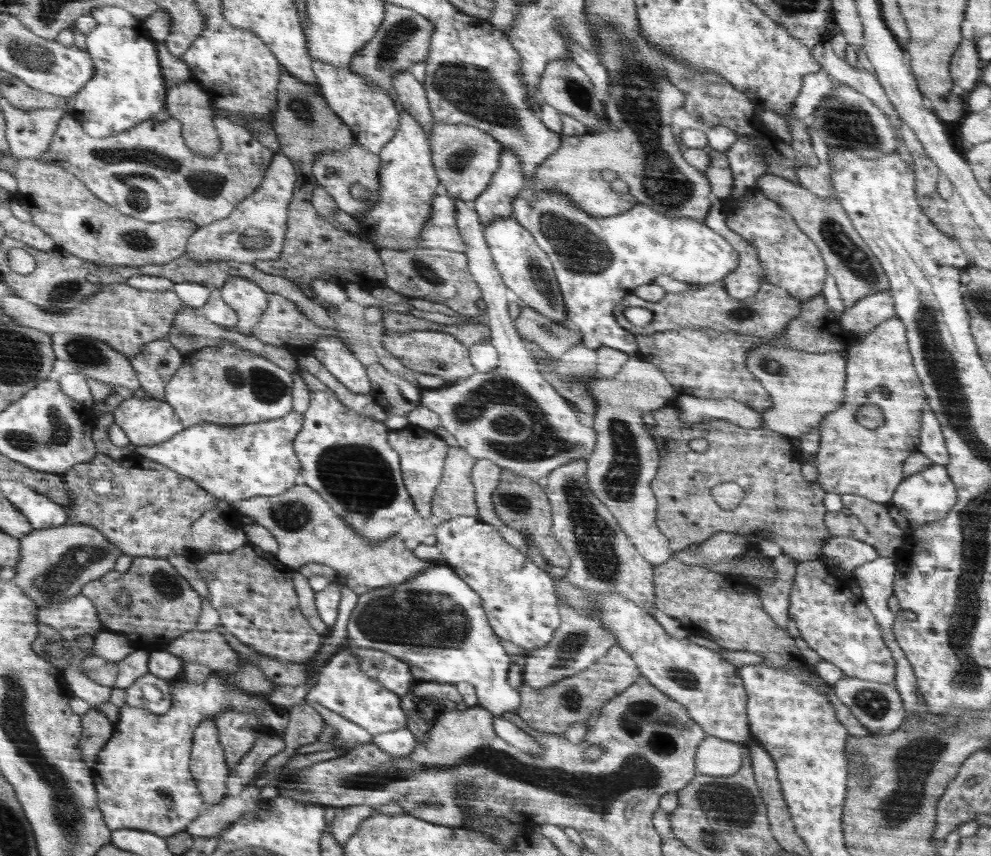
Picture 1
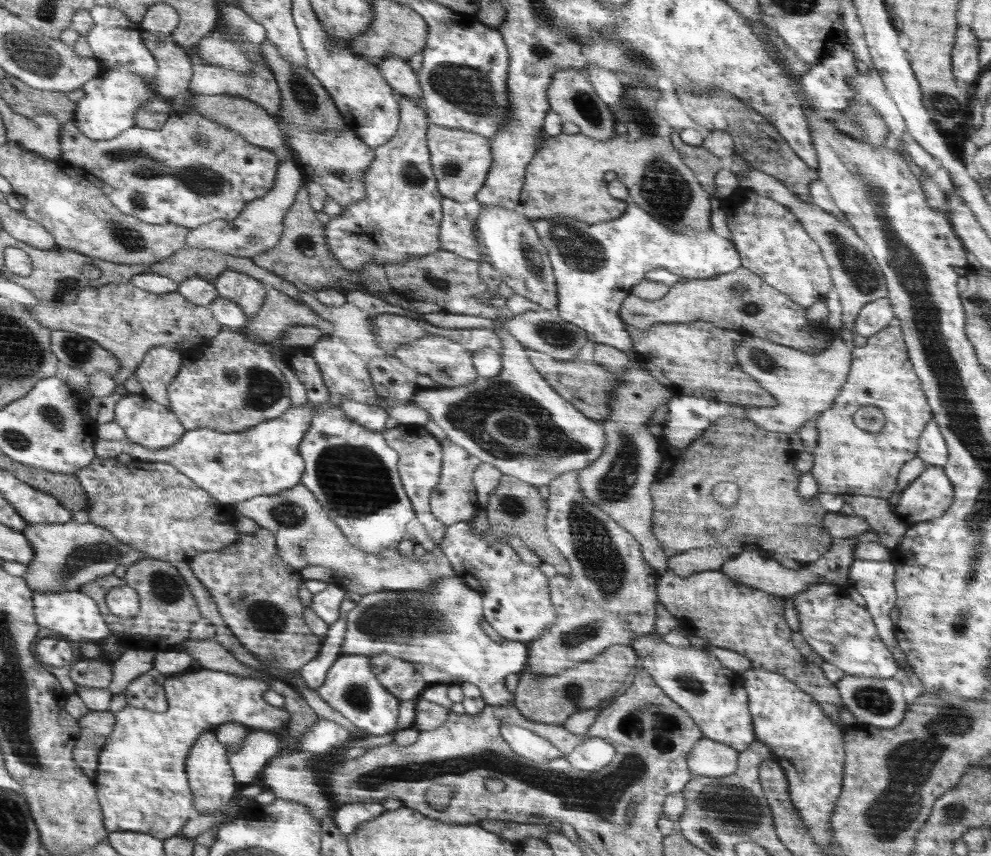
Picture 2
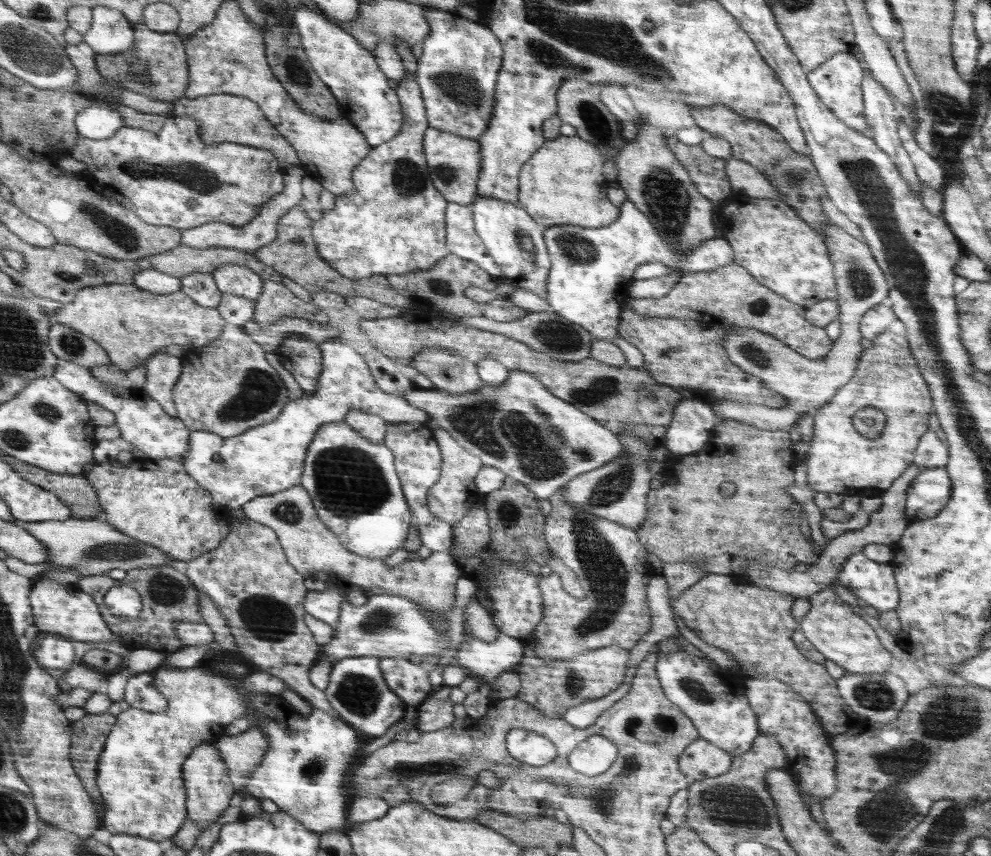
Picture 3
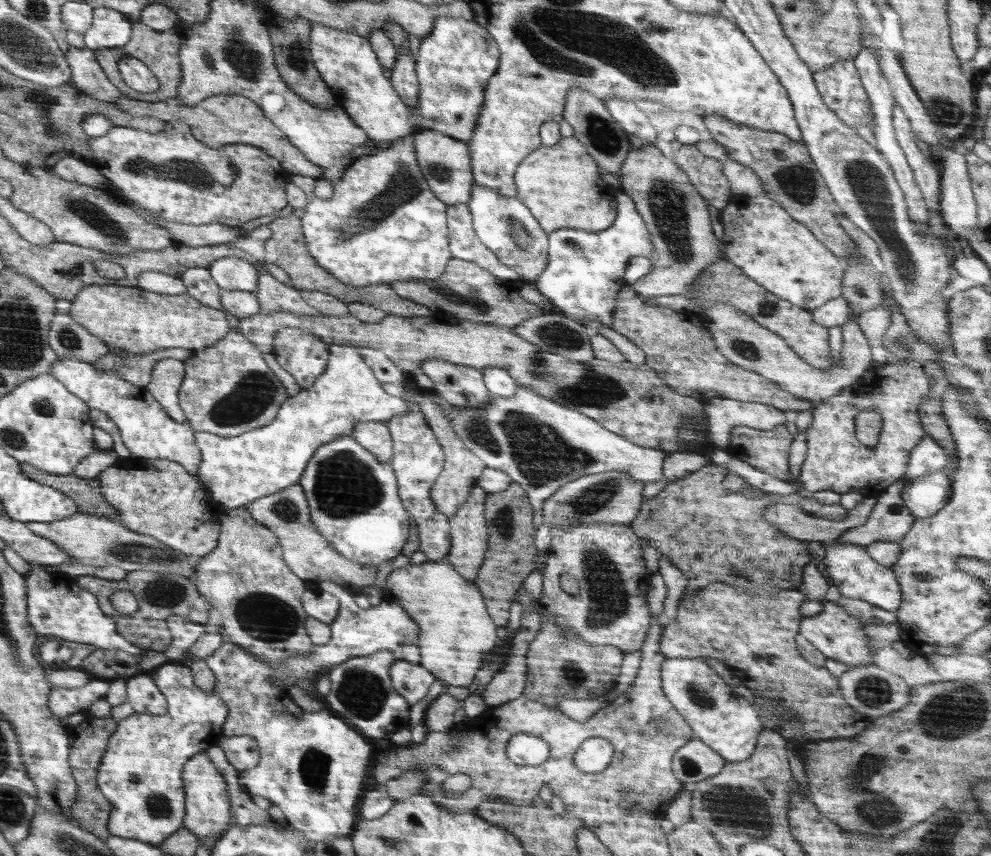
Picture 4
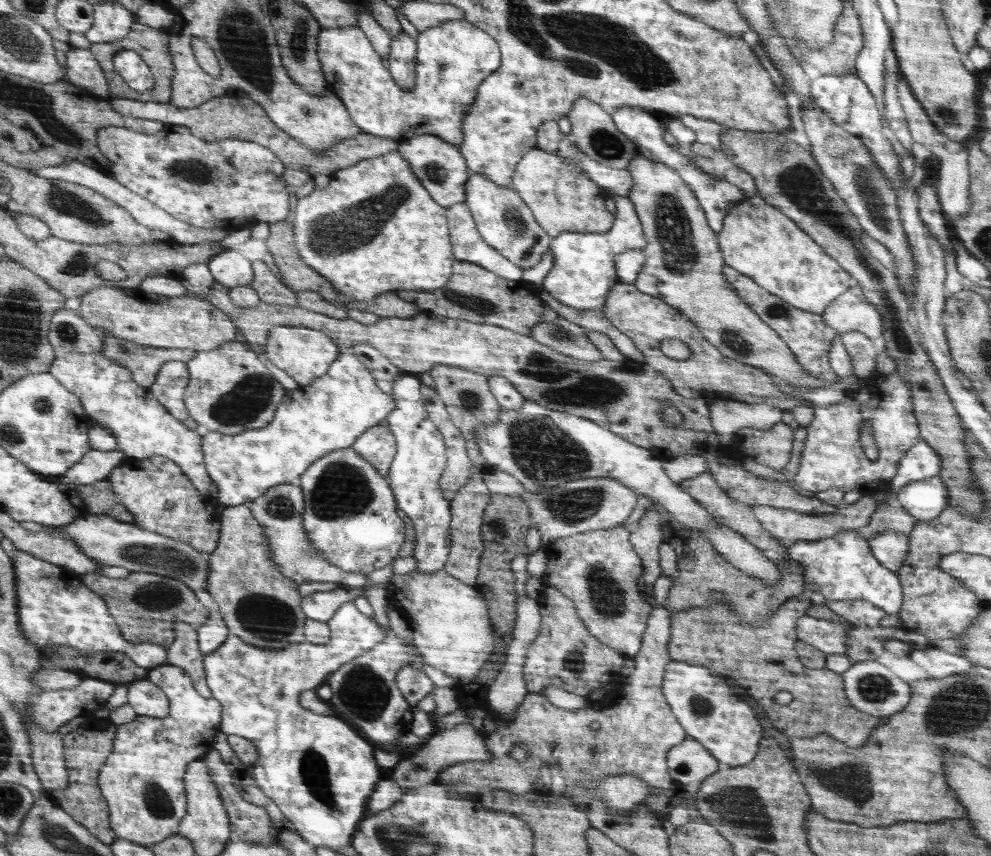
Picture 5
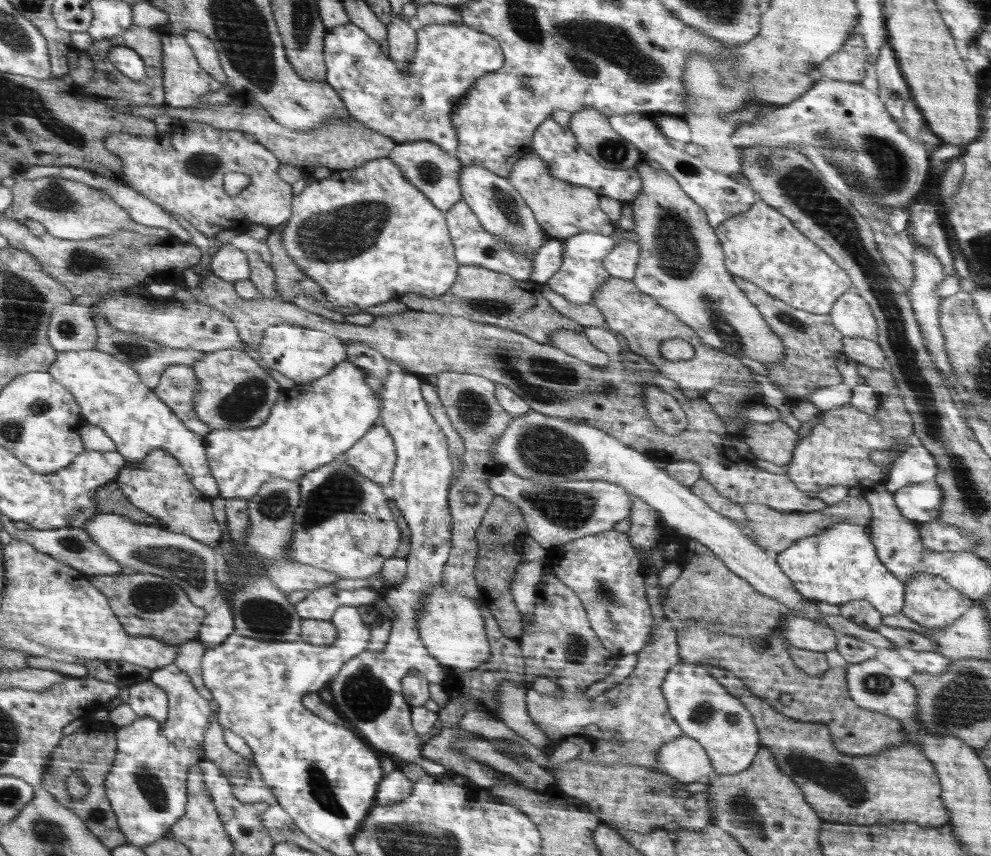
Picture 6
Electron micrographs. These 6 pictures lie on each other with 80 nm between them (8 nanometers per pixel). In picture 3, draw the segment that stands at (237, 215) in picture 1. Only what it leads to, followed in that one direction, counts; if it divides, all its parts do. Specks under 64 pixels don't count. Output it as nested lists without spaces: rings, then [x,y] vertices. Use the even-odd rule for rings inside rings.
[[[289,166],[284,169],[285,188],[272,201],[268,201],[259,210],[258,216],[252,221],[248,221],[246,225],[236,226],[227,222],[211,222],[190,229],[181,229],[182,244],[192,248],[205,249],[208,247],[235,248],[244,252],[252,252],[253,250],[262,249],[264,245],[270,245],[278,237],[278,222],[290,209],[294,209],[296,205],[300,205],[300,201],[304,198],[302,182],[306,174],[303,169],[297,166]]]

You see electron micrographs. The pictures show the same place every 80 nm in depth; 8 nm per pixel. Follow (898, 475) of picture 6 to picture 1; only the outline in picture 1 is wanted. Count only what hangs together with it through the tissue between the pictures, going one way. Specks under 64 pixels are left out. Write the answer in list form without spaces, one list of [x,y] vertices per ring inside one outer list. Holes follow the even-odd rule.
[[[926,403],[924,414],[921,416],[919,451],[927,456],[933,464],[946,465],[950,462],[950,455],[945,445],[939,422],[936,415]]]

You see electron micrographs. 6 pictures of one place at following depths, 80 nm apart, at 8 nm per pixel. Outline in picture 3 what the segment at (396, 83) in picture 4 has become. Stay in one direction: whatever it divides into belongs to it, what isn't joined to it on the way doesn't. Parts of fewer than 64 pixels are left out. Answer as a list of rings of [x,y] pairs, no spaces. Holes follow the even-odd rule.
[[[406,70],[406,73],[405,78],[397,82],[396,89],[405,114],[402,132],[387,143],[372,147],[371,152],[352,173],[355,190],[336,196],[334,209],[323,210],[322,217],[313,220],[311,224],[316,246],[323,255],[324,262],[348,280],[434,270],[449,253],[446,245],[446,210],[449,202],[435,186],[424,154],[423,138],[426,136],[426,130],[430,128],[430,123],[427,121],[423,91],[420,90],[416,73],[413,70]]]

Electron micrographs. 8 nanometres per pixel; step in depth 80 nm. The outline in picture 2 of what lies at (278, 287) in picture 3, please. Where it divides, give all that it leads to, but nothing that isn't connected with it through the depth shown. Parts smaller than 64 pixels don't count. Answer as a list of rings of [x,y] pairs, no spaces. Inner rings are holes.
[[[268,287],[267,298],[264,306],[256,313],[256,317],[249,325],[250,334],[259,337],[264,342],[274,341],[284,335],[284,331],[290,327],[298,327],[300,324],[310,324],[324,332],[324,336],[334,333],[334,326],[325,318],[312,312],[306,304],[290,299],[288,295]]]

